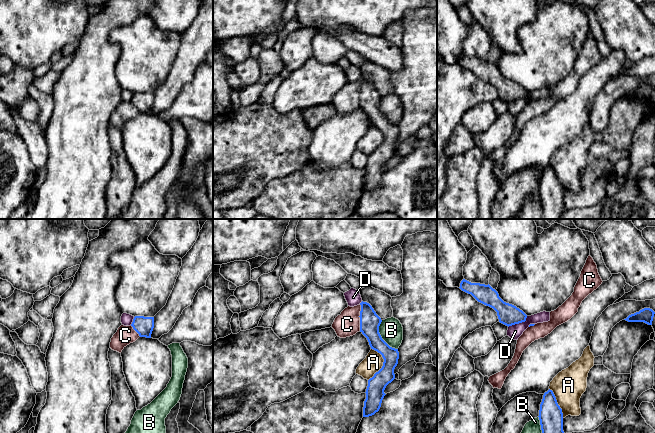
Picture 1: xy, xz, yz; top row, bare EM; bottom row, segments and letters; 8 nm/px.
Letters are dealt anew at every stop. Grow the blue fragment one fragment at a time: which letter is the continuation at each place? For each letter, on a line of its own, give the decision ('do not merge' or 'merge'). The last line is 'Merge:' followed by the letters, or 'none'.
A: do not merge
B: do not merge
C: do not merge
D: do not merge
Merge: none

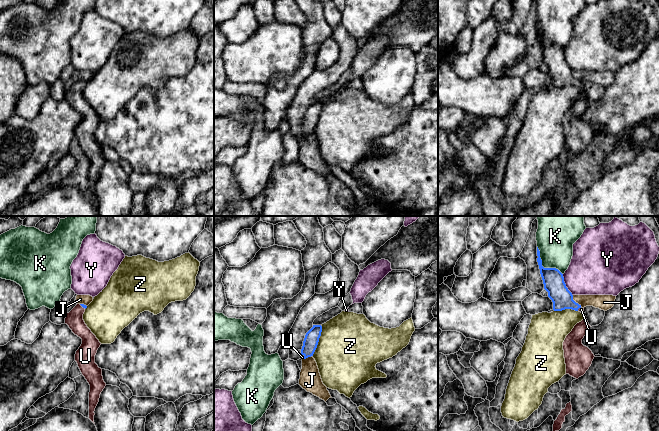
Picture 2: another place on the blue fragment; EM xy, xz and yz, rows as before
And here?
J: do not merge
K: do not merge
U: merge
Y: do not merge
Z: do not merge
Merge: U

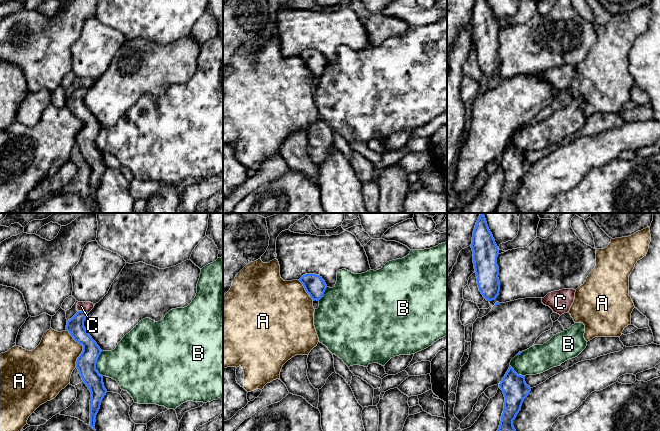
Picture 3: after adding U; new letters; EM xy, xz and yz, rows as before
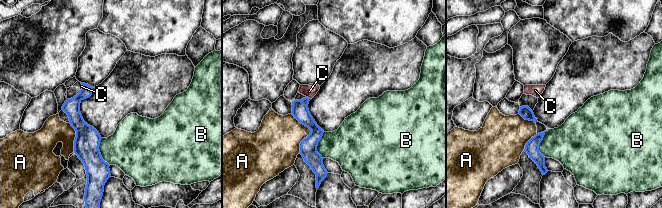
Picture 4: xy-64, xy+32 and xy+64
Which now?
A: do not merge
B: do not merge
C: do not merge
Merge: none

